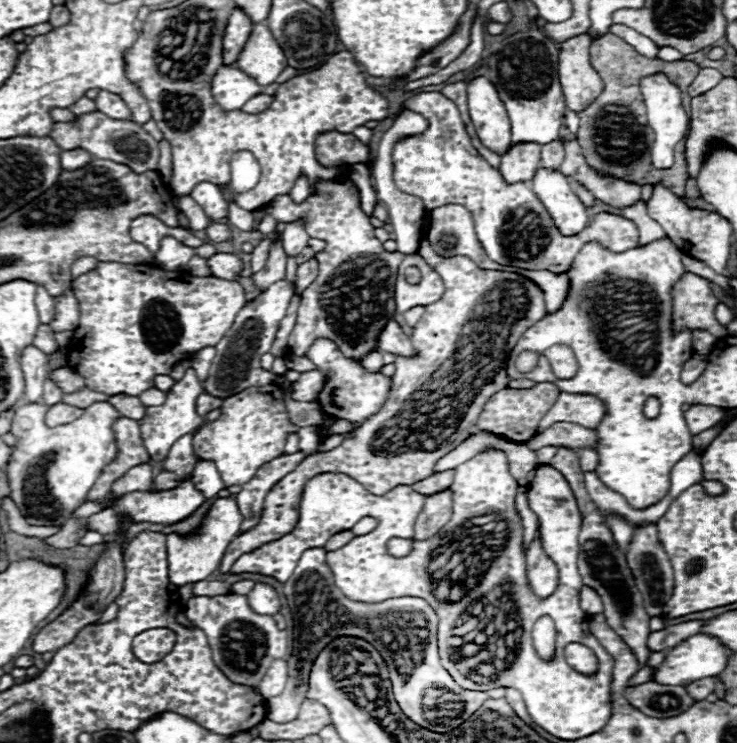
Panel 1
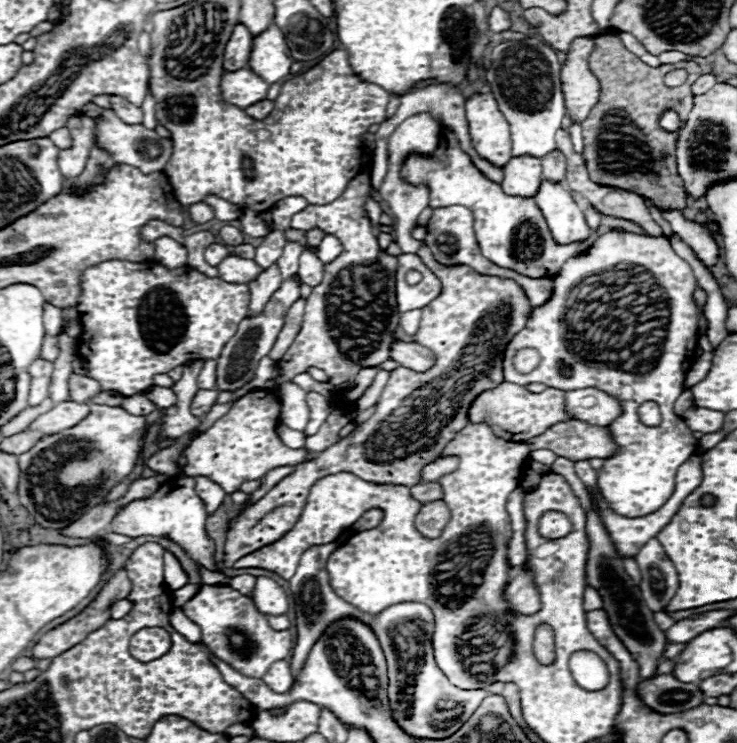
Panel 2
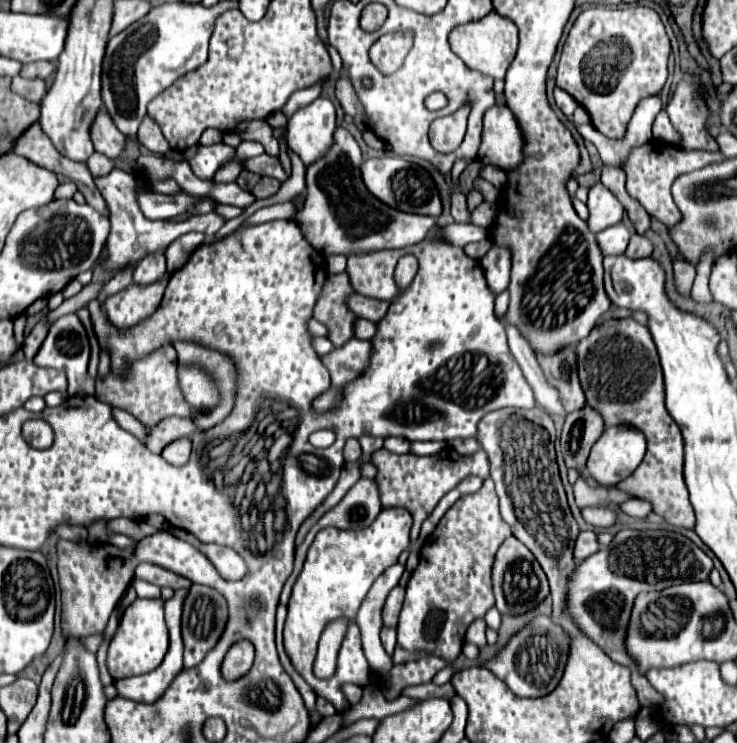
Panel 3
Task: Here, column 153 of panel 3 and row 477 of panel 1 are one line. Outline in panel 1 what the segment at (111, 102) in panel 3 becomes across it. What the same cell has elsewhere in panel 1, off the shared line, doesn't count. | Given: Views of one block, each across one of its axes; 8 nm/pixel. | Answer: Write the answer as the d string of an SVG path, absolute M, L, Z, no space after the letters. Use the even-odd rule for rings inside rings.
M112 396L110 404L96 402L88 406L74 424L58 428L48 428L44 424L48 406L42 402L22 404L16 408L10 434L18 438L18 446L12 448L6 472L12 490L10 496L30 524L62 526L68 518L72 518L72 512L86 502L86 496L102 470L118 456L112 424L120 418L120 414L132 420L142 420L142 416L146 416L146 406L138 396Z

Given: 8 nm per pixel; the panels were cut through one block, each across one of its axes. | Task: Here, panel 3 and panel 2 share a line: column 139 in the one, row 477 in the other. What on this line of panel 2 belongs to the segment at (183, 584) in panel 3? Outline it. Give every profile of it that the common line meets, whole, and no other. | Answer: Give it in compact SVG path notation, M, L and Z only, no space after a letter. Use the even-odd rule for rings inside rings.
M558 456L558 460L554 460L554 464L552 464L552 470L556 474L562 474L570 482L570 486L576 492L576 496L580 498L582 506L588 508L588 524L586 524L586 528L588 528L588 538L590 538L590 552L588 552L588 566L586 566L586 582L588 582L588 586L592 586L592 588L596 588L600 592L600 596L604 600L604 610L610 616L612 628L614 628L616 636L624 642L624 646L628 648L630 656L638 662L640 676L644 680L654 678L656 676L656 668L658 668L658 660L662 660L662 654L664 654L664 650L668 646L666 644L666 634L664 634L664 630L658 628L658 624L654 622L654 612L650 612L646 608L640 590L634 586L632 578L626 574L624 562L618 556L612 540L610 540L610 536L606 532L606 526L594 514L594 510L590 508L590 500L588 500L586 488L584 488L582 480L574 472L574 462Z

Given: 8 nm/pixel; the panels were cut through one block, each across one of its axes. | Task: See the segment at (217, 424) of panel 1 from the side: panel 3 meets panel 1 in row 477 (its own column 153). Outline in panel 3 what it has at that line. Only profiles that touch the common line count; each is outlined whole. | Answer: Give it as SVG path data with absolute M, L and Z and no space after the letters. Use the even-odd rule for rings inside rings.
M112 170L106 178L98 178L96 182L102 198L106 200L106 206L110 210L110 222L112 230L106 242L106 256L102 258L100 268L108 274L122 272L128 266L136 266L142 258L154 252L164 252L170 242L174 242L178 236L184 236L188 232L202 232L206 234L212 228L212 236L226 224L226 220L220 214L206 214L206 216L190 216L182 222L164 222L164 220L148 220L140 206L138 206L138 192L136 192L136 178L122 170Z

